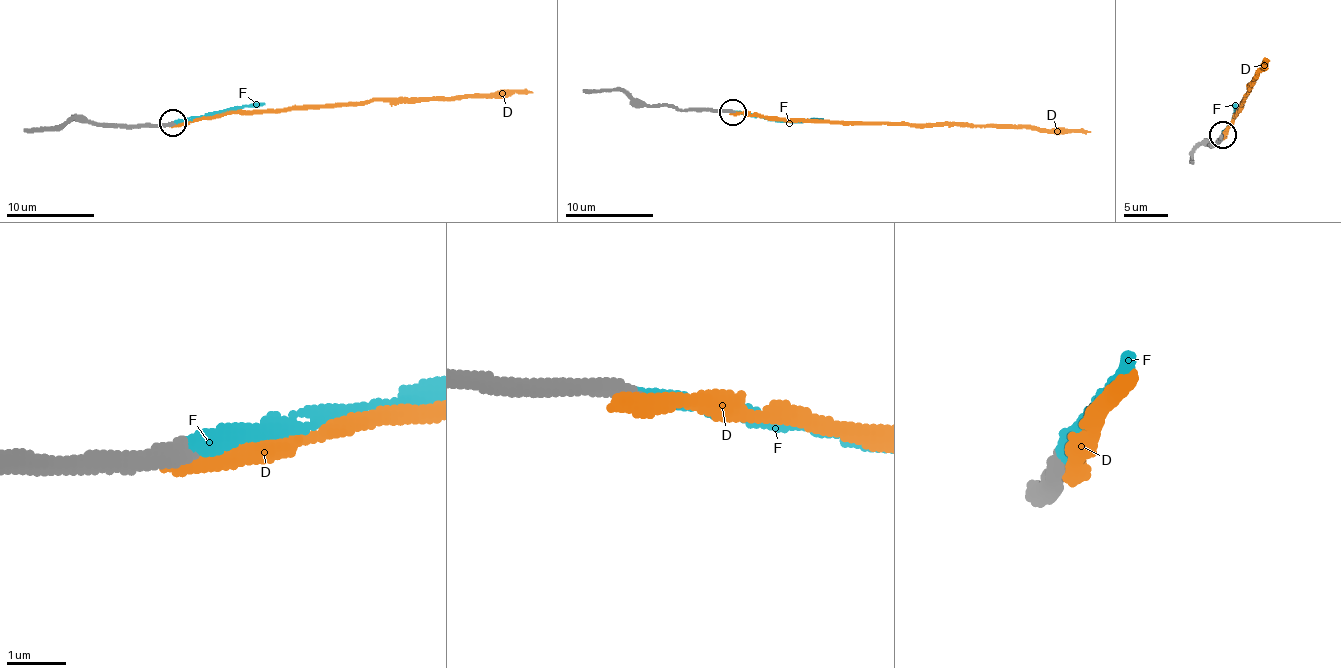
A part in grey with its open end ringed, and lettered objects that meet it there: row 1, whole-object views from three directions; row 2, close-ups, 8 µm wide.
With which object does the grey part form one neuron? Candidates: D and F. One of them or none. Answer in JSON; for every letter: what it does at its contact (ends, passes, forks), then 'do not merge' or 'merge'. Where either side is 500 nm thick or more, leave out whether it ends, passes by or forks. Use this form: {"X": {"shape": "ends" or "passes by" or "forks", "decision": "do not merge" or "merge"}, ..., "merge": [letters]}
{"D": {"shape": "ends", "decision": "do not merge"}, "F": {"shape": "ends", "decision": "merge"}, "merge": ["F"]}

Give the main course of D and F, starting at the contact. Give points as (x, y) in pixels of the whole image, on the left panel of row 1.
D: (171, 123), (188, 123), (227, 113), (357, 106), (374, 99), (451, 100), (532, 91)
F: (173, 123), (265, 103)

